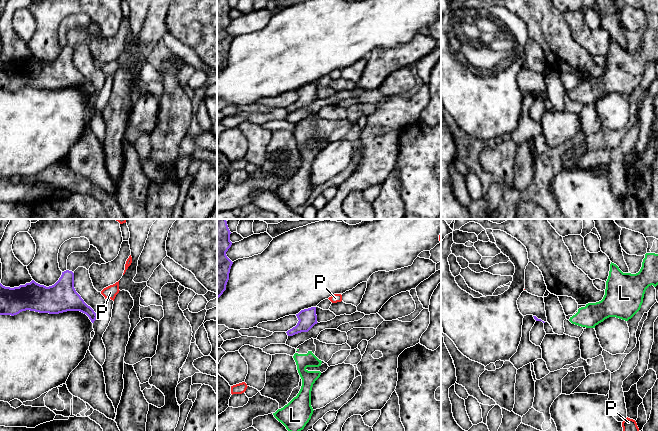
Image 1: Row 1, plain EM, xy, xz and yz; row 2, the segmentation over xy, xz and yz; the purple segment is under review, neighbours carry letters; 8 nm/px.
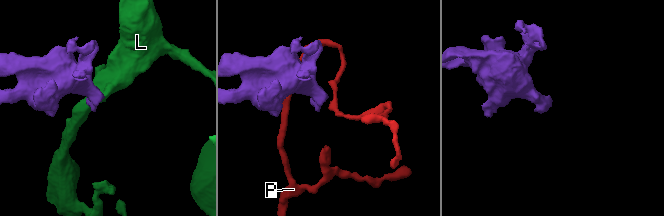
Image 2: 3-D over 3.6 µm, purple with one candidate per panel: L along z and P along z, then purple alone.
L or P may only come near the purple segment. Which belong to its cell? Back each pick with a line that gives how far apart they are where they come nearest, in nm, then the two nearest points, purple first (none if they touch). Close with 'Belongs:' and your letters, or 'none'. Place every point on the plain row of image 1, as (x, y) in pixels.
L: 120 nm | xz (292, 111), (297, 125)
Belongs: L

